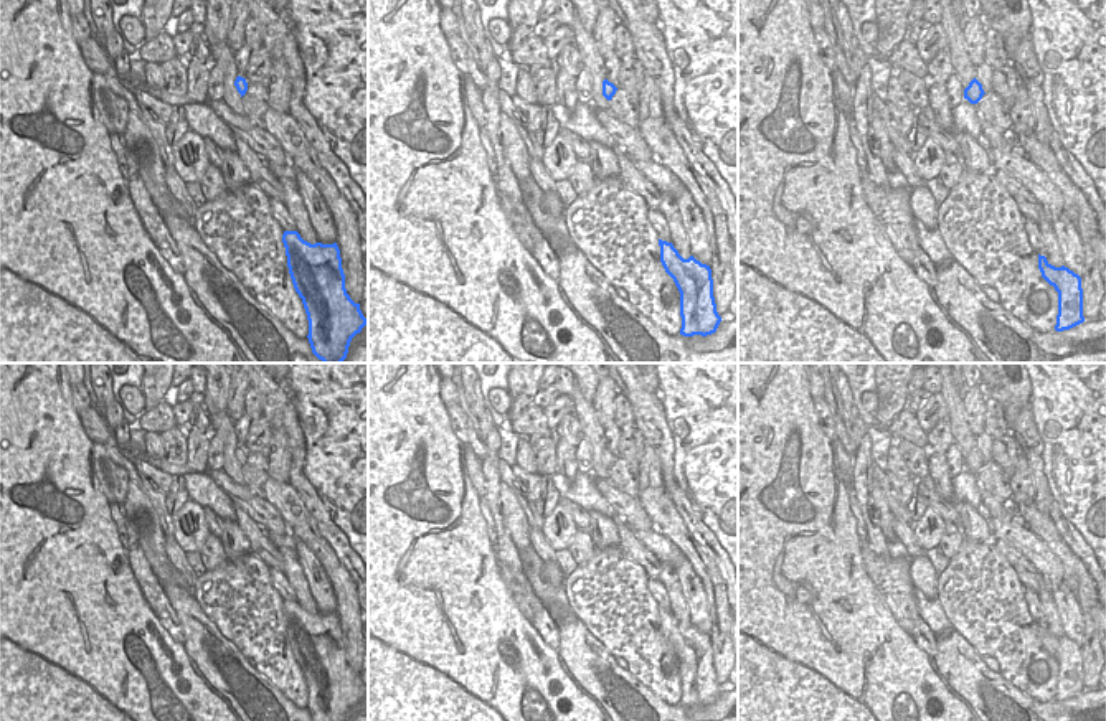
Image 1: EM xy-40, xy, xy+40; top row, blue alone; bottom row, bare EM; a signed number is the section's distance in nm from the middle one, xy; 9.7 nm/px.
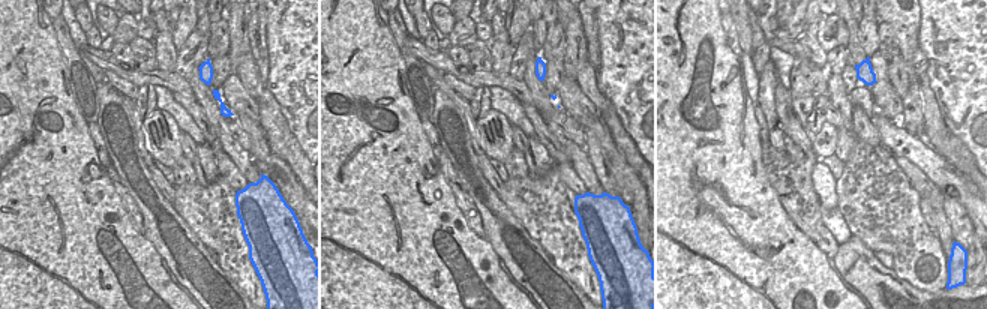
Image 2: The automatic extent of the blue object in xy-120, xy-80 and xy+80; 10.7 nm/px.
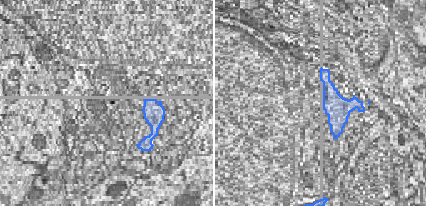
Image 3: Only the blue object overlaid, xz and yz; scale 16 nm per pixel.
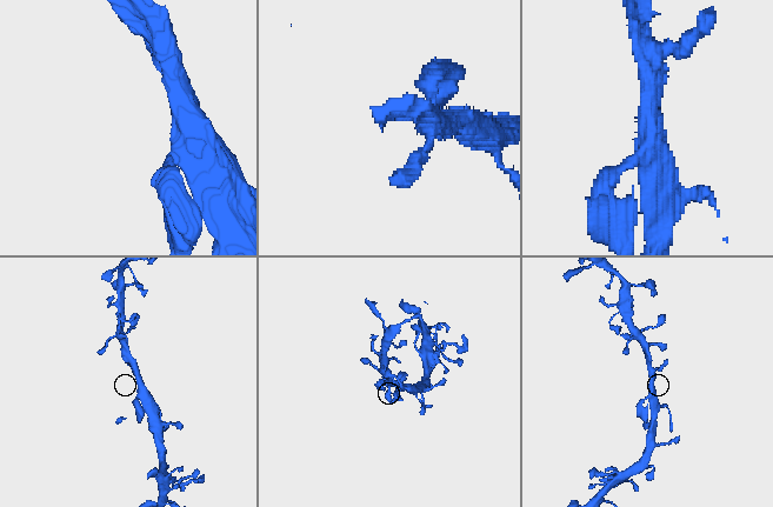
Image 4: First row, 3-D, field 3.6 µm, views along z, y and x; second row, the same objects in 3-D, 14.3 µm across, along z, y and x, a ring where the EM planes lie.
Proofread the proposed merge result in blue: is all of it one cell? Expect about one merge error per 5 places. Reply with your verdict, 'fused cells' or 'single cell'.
single cell

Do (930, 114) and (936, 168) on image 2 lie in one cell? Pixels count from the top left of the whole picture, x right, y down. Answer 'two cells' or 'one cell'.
two cells

